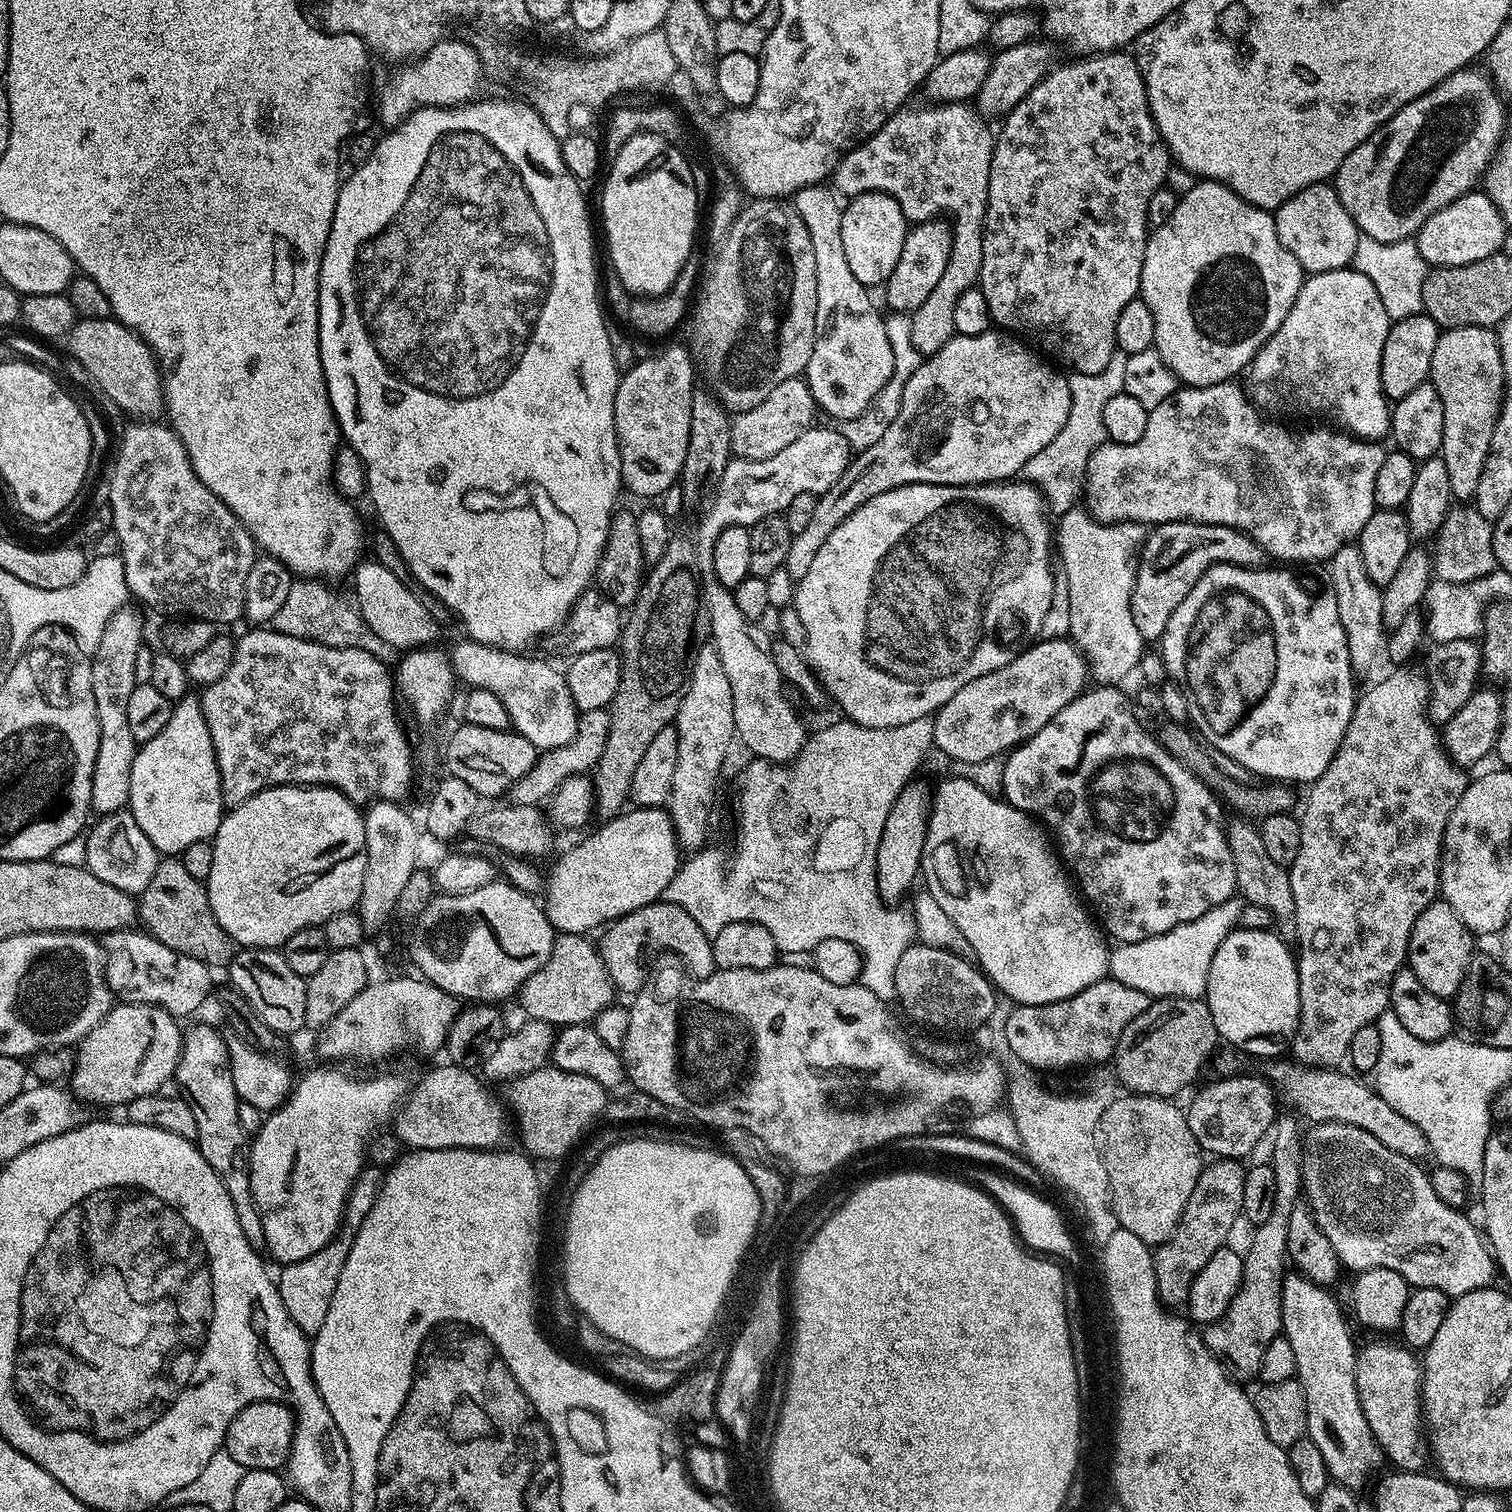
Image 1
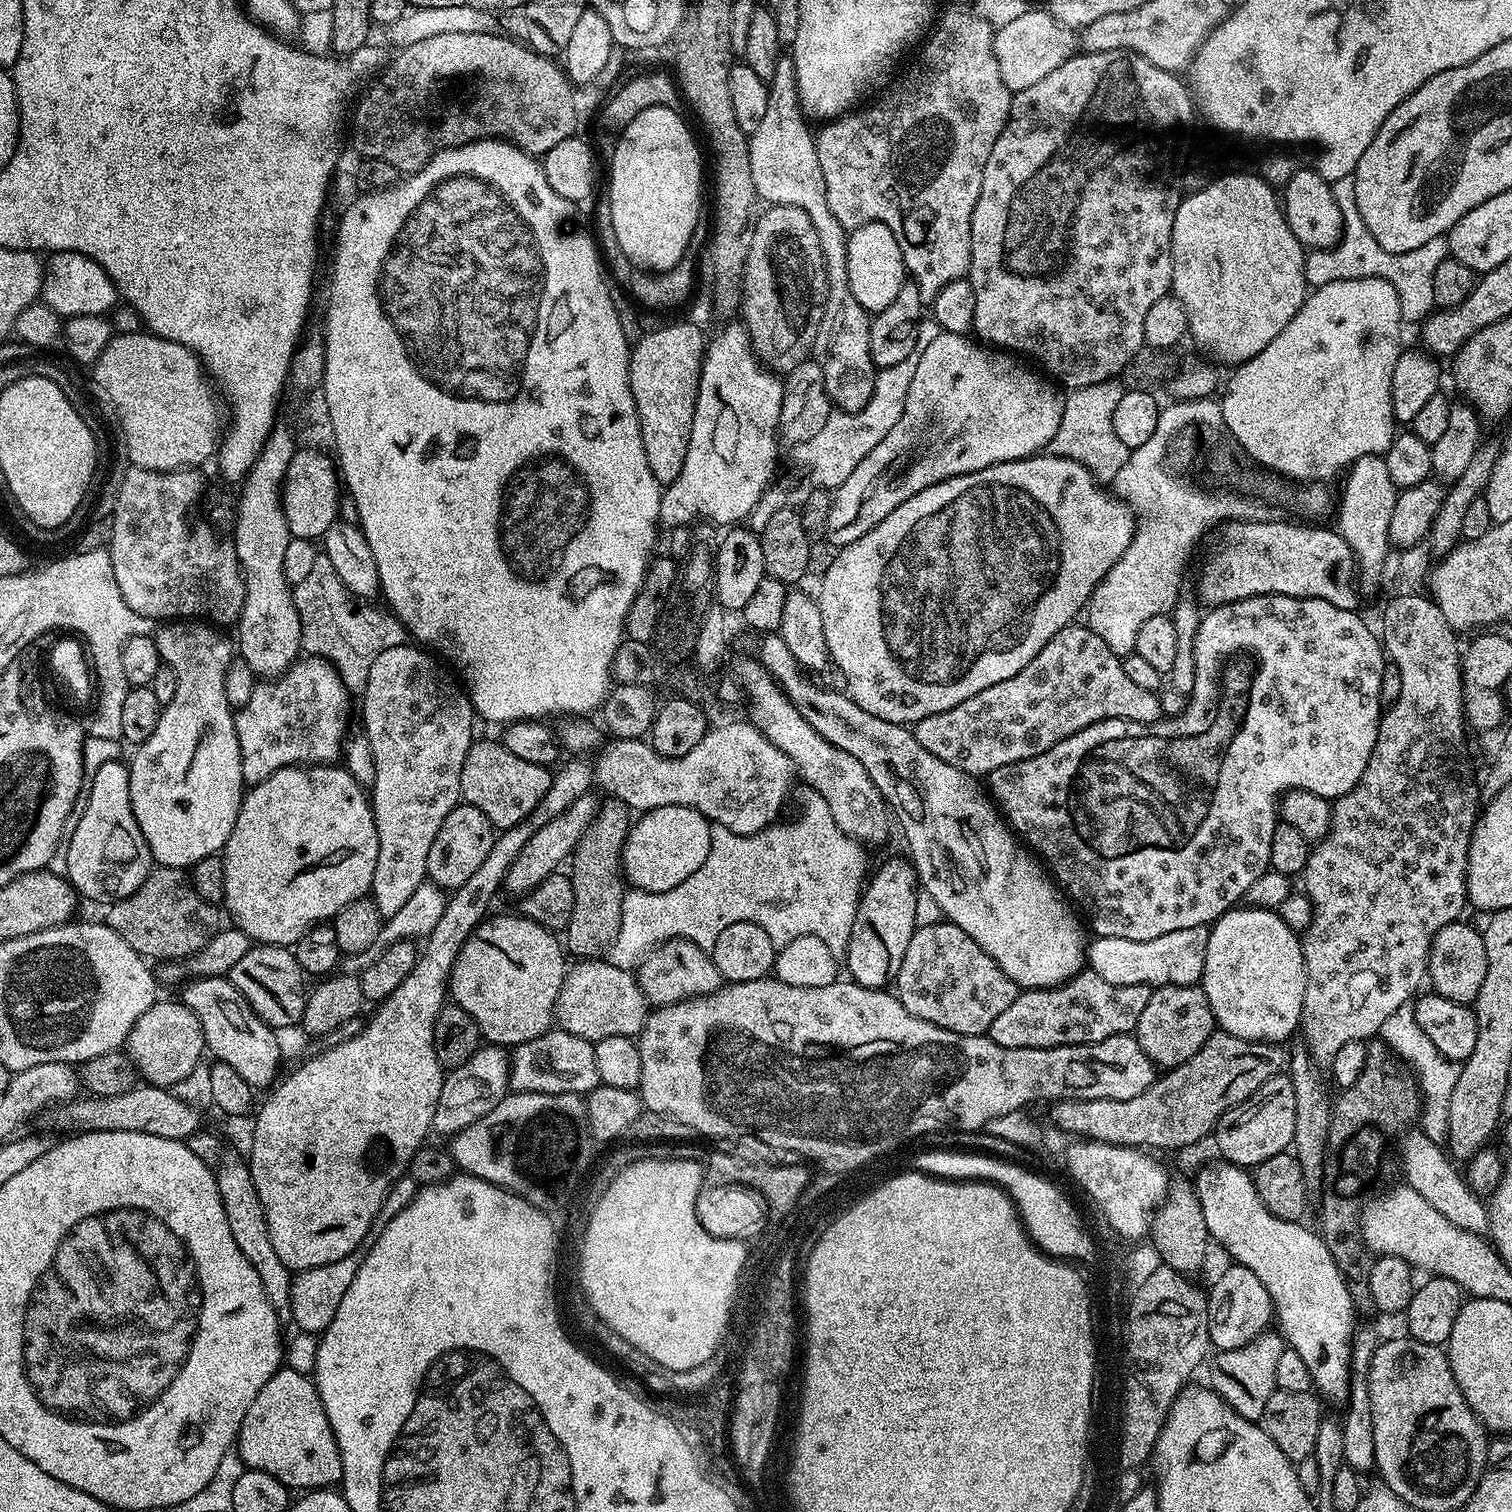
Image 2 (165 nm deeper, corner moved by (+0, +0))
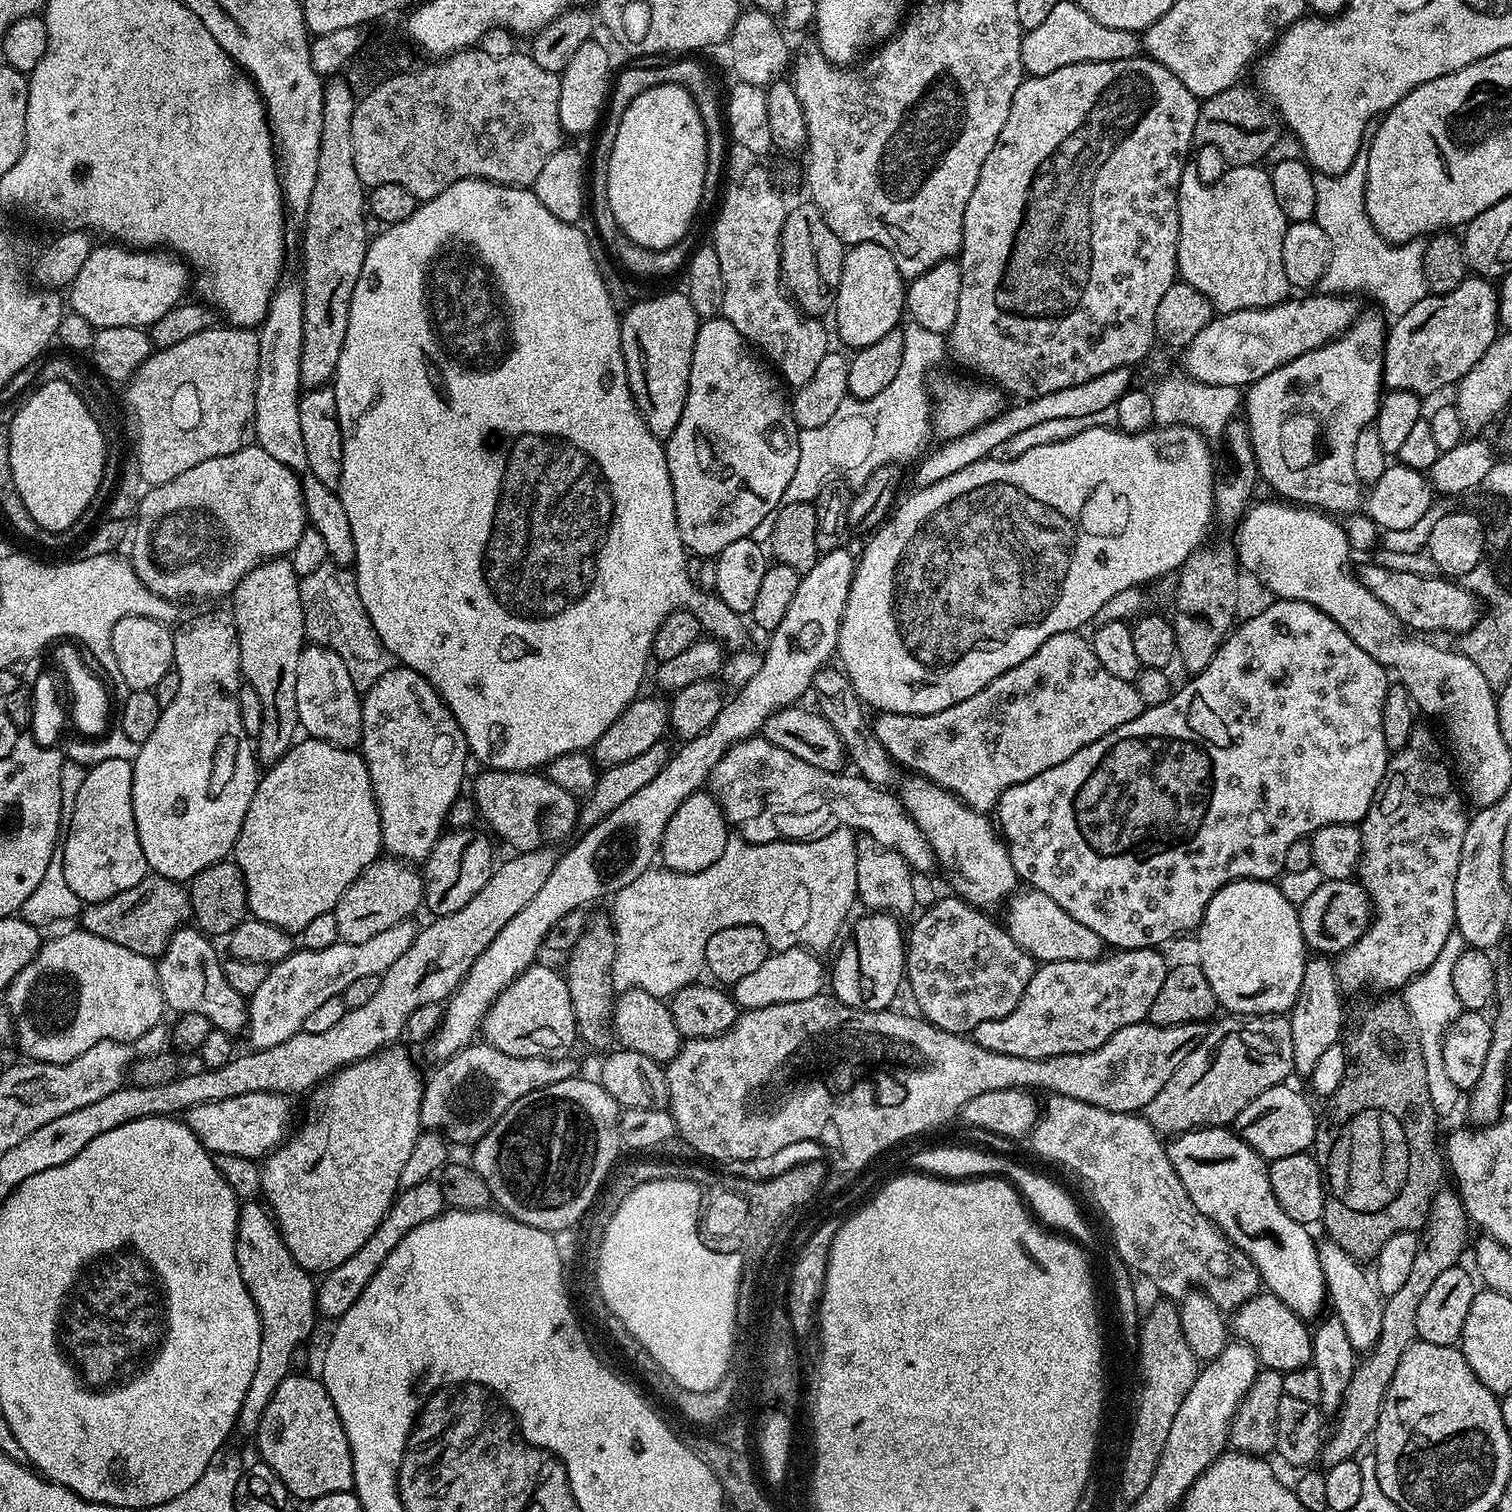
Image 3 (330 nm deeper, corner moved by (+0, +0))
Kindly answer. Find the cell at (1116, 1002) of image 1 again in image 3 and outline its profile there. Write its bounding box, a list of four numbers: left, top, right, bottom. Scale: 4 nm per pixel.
[970,948,1170,1060]

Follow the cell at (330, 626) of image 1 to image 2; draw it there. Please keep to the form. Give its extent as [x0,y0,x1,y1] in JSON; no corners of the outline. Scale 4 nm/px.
[292,555,406,694]

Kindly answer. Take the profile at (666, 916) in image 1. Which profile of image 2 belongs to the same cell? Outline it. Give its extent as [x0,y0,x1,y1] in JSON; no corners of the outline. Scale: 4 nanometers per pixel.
[634,940,722,1006]

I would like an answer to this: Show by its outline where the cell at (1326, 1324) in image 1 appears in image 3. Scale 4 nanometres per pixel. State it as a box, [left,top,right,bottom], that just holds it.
[1166,1127,1326,1322]

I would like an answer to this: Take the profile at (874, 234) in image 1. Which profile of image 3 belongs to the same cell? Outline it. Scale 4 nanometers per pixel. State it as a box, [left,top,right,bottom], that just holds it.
[836,242,906,350]

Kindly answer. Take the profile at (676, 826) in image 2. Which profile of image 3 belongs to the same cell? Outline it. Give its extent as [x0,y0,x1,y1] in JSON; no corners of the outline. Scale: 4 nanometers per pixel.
[658,790,730,872]

